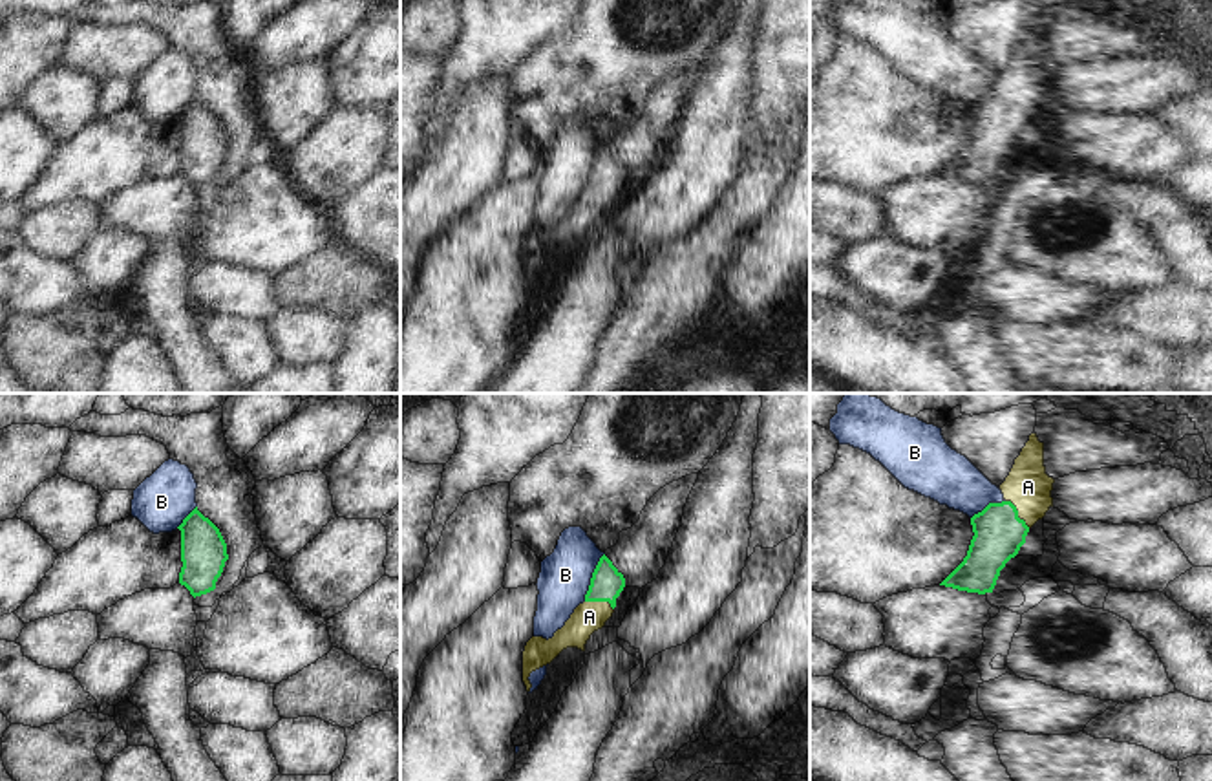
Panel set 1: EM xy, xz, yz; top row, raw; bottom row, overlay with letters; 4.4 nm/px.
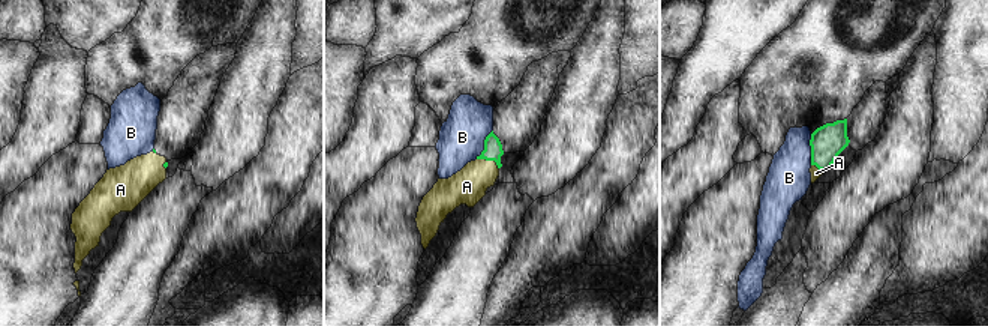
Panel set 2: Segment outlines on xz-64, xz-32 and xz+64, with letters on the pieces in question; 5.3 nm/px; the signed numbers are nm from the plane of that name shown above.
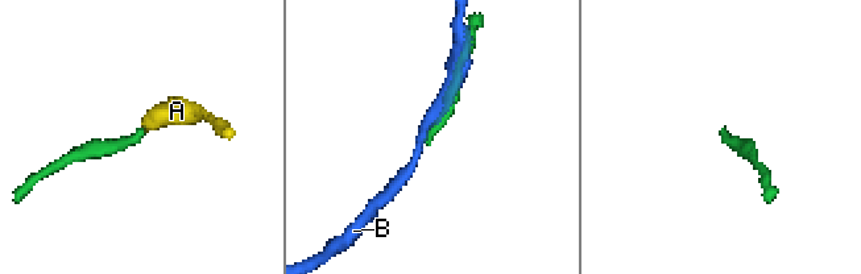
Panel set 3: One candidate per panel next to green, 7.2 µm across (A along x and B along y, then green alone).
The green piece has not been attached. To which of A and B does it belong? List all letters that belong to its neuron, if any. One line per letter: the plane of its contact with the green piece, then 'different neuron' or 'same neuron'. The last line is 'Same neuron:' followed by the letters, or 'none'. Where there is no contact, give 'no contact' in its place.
A: yz | same neuron
B: xz | different neuron
Same neuron: A

